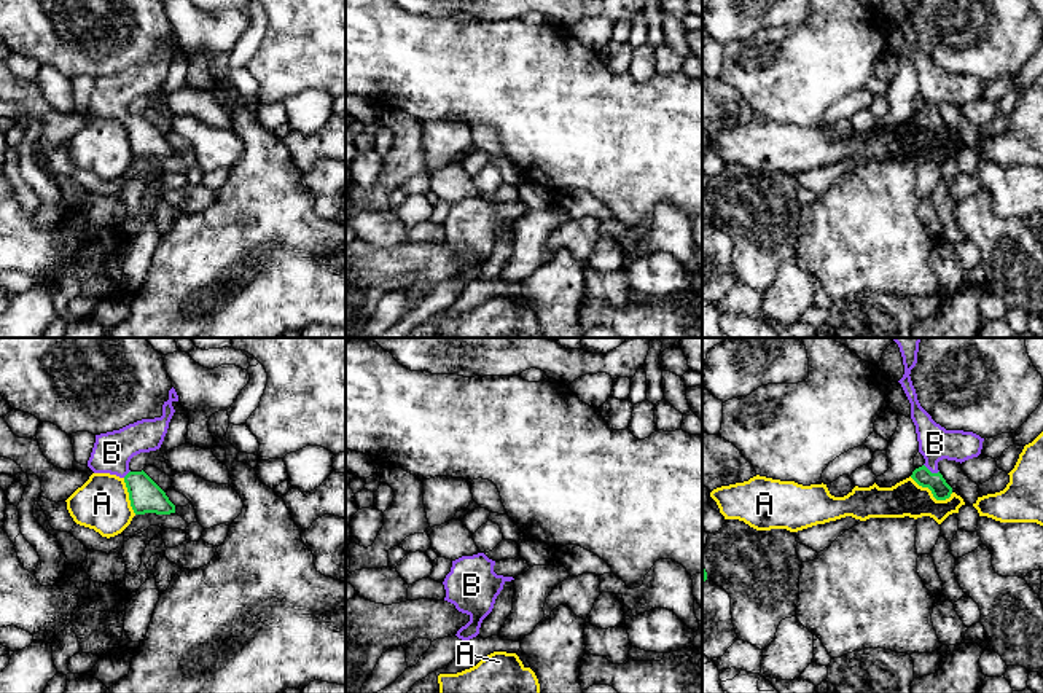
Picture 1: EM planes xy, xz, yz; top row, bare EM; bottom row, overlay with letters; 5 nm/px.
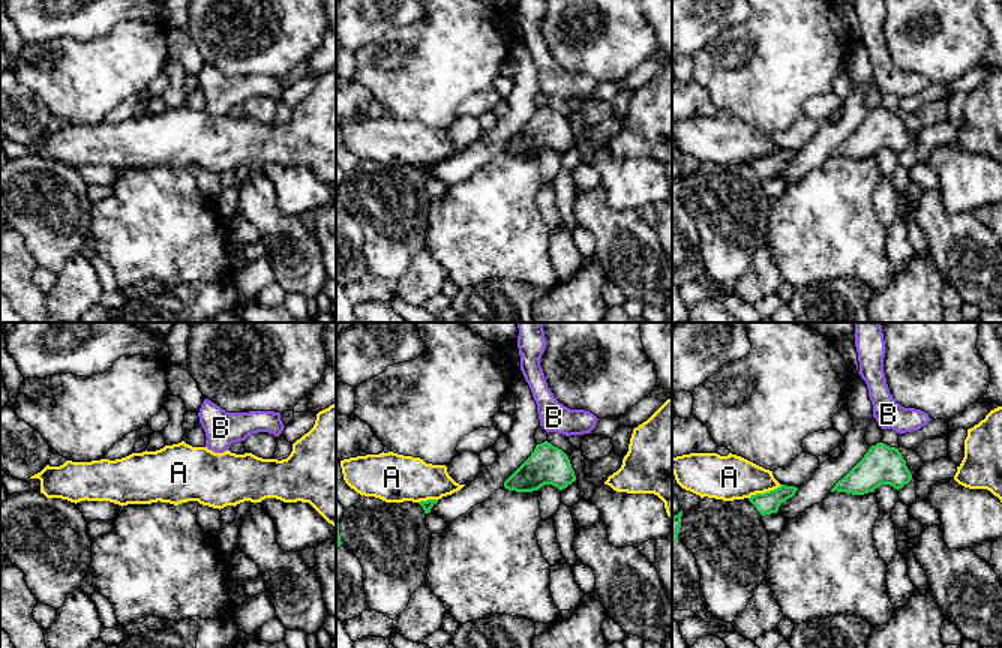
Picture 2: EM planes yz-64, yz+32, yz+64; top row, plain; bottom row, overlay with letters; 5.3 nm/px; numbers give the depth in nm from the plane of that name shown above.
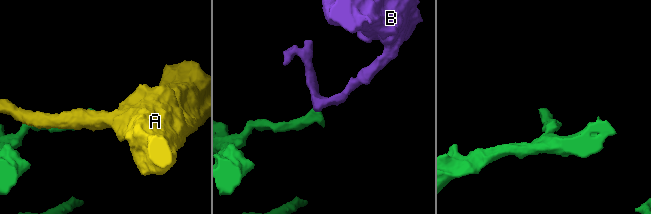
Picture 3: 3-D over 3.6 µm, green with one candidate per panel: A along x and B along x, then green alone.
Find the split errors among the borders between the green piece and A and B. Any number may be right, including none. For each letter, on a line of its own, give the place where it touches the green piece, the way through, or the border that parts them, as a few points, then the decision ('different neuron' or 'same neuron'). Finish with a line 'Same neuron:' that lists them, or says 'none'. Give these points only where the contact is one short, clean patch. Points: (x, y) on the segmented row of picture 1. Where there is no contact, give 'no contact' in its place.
A: contact yz (932, 493); different neuron
B: contact yz (930, 472); way yz (935, 481), (930, 472), (935, 443); same neuron
Same neuron: B

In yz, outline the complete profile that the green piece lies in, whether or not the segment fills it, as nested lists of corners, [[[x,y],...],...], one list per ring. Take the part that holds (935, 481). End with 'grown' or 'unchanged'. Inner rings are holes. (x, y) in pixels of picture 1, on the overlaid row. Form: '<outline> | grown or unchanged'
[[[893,338],[893,341],[900,347],[904,365],[904,374],[898,382],[911,403],[911,419],[916,425],[919,452],[925,459],[925,464],[916,468],[911,478],[919,486],[928,487],[936,500],[946,500],[951,497],[952,487],[939,473],[938,462],[947,459],[962,464],[978,457],[984,438],[973,432],[946,430],[932,419],[932,416],[920,406],[909,376],[917,363],[920,338]]] | grown

